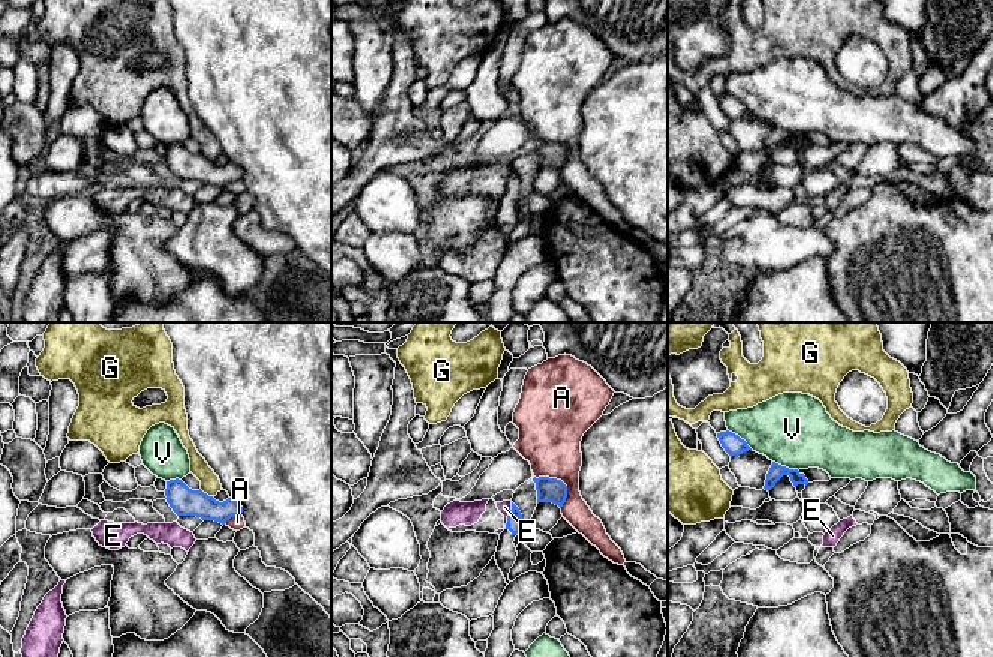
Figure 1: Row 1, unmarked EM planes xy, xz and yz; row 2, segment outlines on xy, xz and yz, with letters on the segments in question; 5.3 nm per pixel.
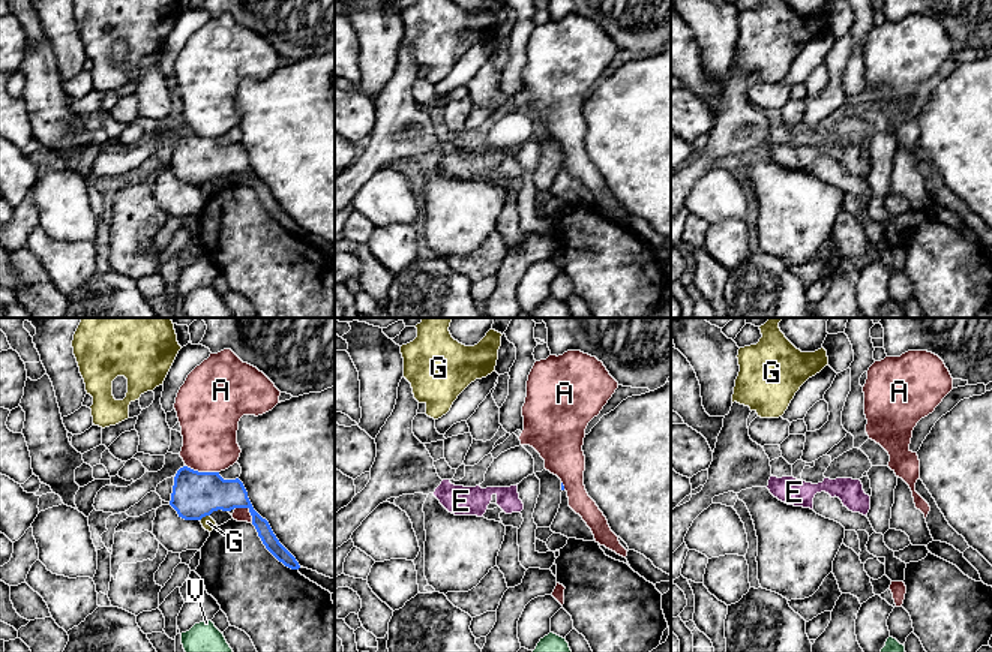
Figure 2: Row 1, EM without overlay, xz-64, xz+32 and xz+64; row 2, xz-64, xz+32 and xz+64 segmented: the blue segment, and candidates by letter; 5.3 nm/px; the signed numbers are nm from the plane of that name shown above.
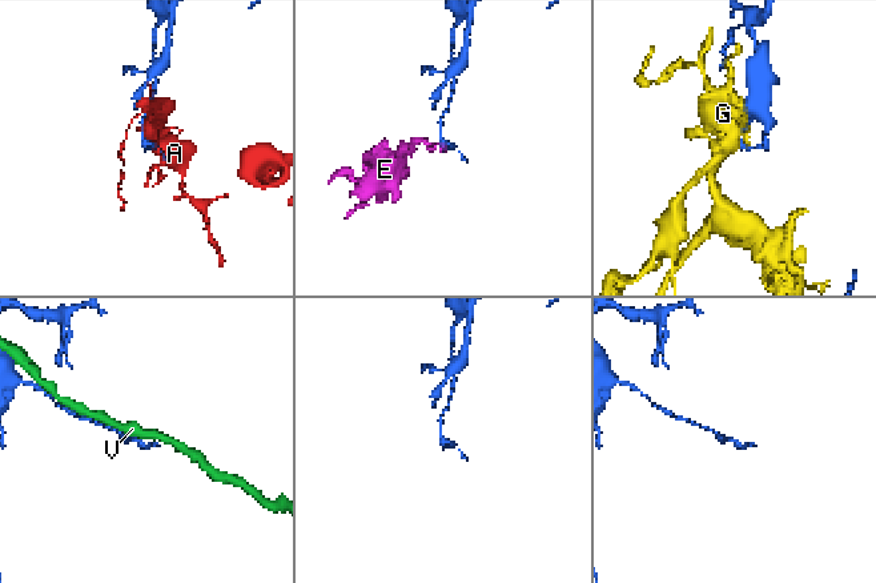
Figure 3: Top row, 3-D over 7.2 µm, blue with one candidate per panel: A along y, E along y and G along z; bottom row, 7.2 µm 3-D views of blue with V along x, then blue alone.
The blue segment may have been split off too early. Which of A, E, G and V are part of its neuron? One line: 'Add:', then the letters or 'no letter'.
Add: no letter

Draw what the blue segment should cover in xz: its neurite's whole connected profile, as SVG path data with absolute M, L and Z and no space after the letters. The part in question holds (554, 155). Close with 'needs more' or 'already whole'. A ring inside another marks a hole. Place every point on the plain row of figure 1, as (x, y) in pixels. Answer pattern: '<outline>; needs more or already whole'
M538 141L532 142L537 154L537 168L538 166L552 166L560 172L566 166L567 162L567 150L556 142Z; already whole

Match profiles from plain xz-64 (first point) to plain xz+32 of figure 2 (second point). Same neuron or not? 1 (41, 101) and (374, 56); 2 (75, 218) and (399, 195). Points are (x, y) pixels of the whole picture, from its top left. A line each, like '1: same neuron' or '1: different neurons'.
1: same neuron
2: same neuron

